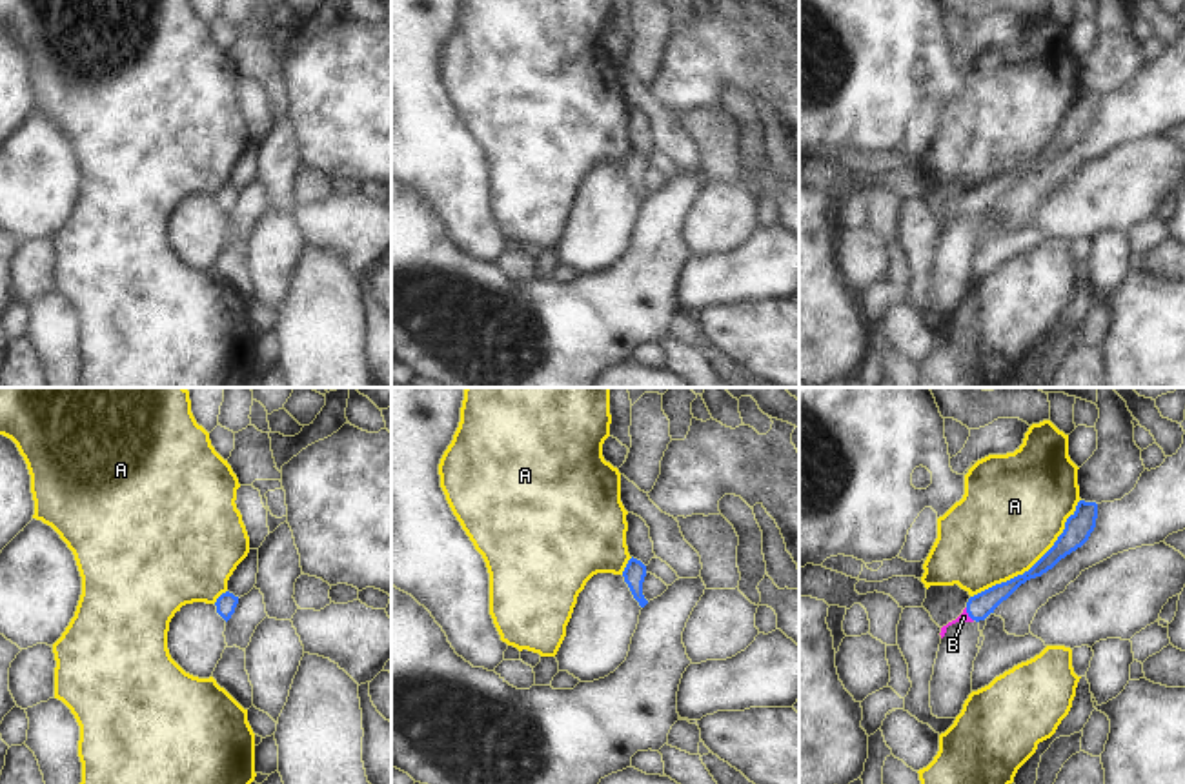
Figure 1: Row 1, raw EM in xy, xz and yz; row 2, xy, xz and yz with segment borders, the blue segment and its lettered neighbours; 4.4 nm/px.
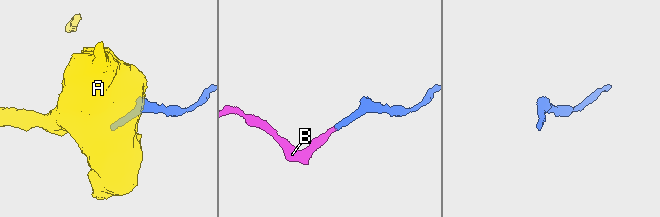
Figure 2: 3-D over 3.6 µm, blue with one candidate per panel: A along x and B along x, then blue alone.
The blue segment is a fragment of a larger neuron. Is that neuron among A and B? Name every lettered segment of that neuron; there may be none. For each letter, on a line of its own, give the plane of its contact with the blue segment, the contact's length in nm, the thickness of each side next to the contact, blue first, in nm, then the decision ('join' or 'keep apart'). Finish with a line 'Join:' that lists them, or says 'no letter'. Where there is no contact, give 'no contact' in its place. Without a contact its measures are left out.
A: yz | 650 nm | 120/460 nm | keep apart
B: yz | 70 nm | 110/50 nm | join
Join: B

